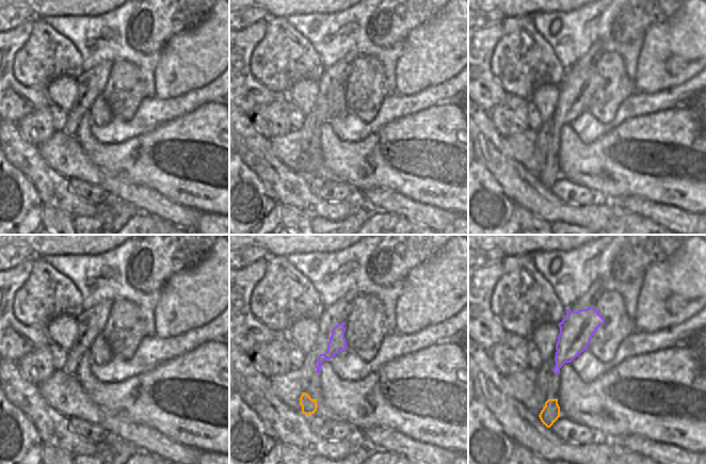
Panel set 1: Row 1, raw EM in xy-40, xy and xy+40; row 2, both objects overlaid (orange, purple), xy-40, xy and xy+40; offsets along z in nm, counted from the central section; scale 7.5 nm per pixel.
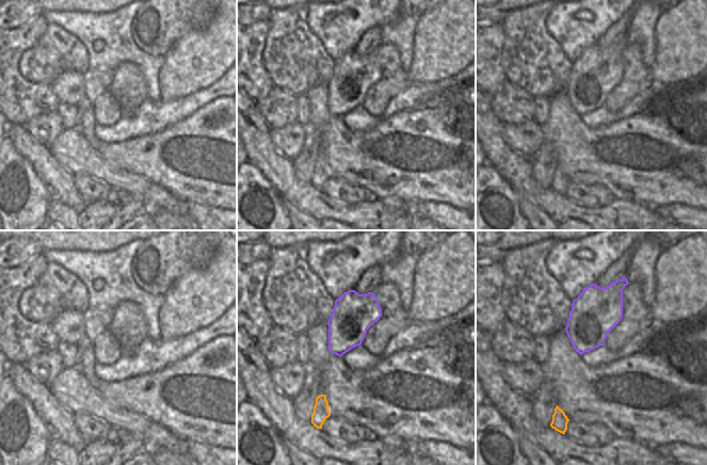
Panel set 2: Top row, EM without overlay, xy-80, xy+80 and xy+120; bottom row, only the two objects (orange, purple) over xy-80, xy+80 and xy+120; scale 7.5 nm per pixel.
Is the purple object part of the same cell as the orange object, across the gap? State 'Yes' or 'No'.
Yes.

